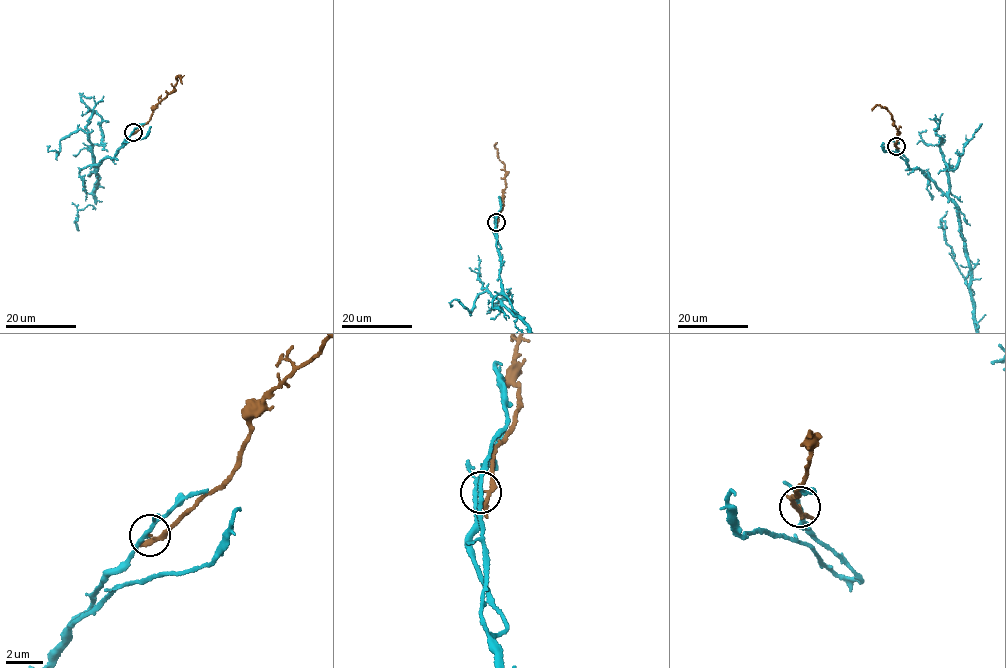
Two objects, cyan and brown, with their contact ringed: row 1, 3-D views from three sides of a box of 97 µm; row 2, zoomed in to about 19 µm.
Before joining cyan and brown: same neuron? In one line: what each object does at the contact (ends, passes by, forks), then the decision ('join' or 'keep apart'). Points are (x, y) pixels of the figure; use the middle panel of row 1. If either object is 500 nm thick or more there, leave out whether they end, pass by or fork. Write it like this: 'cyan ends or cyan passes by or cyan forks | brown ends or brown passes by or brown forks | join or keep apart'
cyan passes by | brown passes by | keep apart

